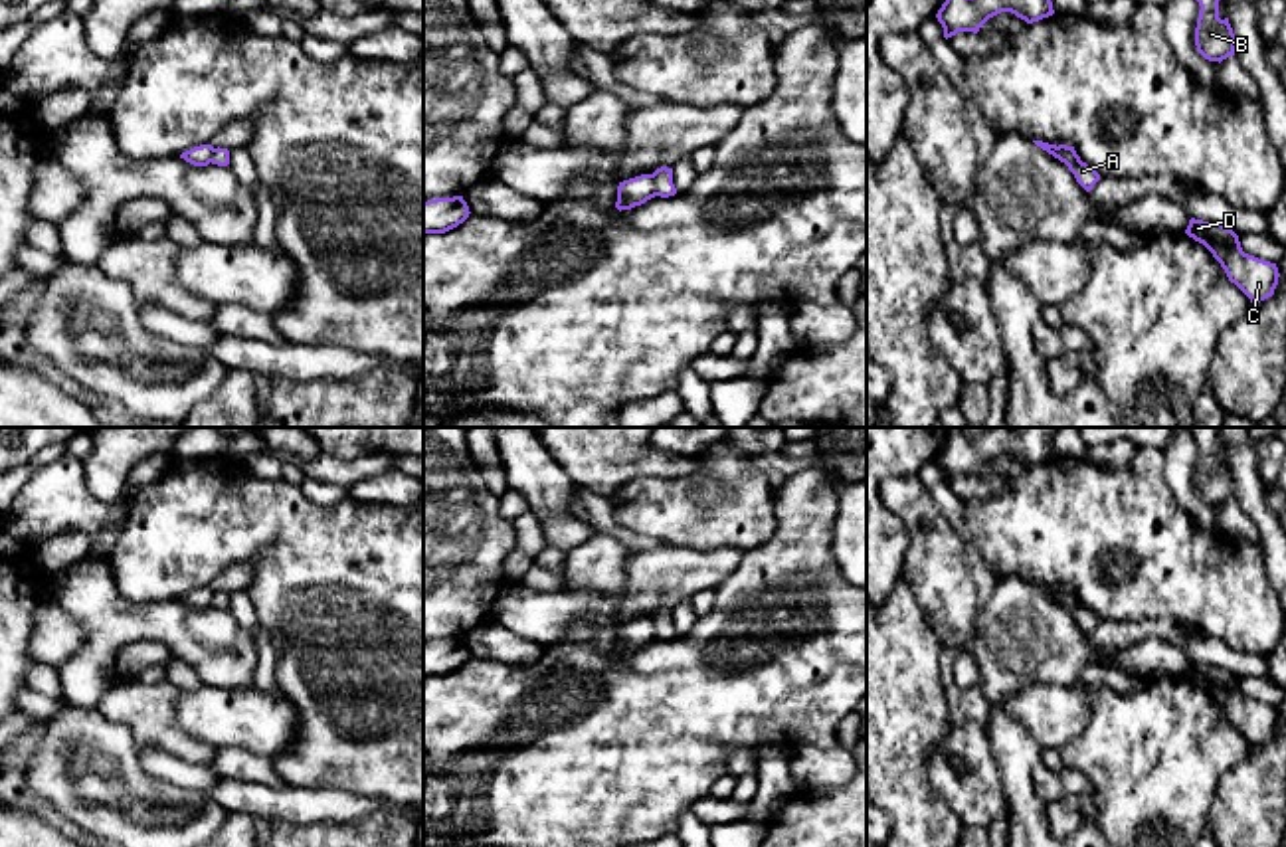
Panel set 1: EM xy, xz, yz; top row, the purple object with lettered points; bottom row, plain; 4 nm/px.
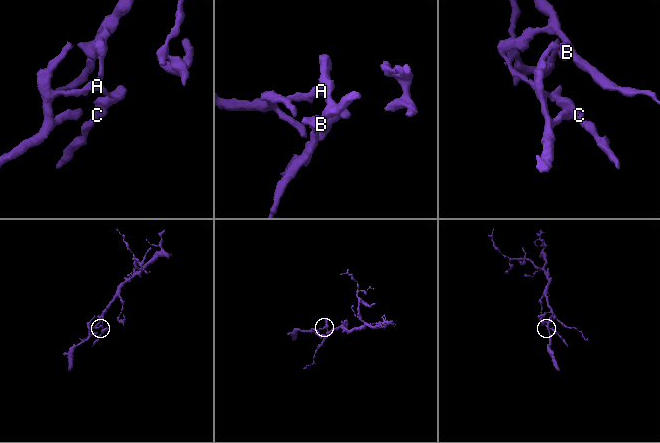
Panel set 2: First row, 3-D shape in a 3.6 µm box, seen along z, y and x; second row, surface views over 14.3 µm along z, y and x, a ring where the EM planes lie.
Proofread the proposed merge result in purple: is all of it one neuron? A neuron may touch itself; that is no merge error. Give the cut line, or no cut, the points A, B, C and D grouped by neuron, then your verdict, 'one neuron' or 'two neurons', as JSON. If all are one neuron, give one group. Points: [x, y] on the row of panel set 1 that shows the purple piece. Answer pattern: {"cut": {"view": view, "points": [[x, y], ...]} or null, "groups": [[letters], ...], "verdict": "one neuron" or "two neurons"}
{"cut": {"view": "xz", "points": [[651, 175], [657, 194]]}, "groups": [["A"], ["B", "C", "D"]], "verdict": "two neurons"}

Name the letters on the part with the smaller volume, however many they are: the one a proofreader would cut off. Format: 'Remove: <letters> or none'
Remove: A

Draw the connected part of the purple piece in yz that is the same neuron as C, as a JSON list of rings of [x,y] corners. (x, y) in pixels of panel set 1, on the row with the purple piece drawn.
[[[1191,218],[1185,234],[1213,253],[1229,281],[1235,283],[1250,303],[1260,303],[1274,295],[1280,277],[1276,263],[1244,253],[1239,235],[1231,228]]]

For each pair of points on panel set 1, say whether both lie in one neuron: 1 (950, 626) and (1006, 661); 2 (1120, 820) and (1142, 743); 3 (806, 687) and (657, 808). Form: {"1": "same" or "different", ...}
{"1": "different", "2": "same", "3": "same"}

